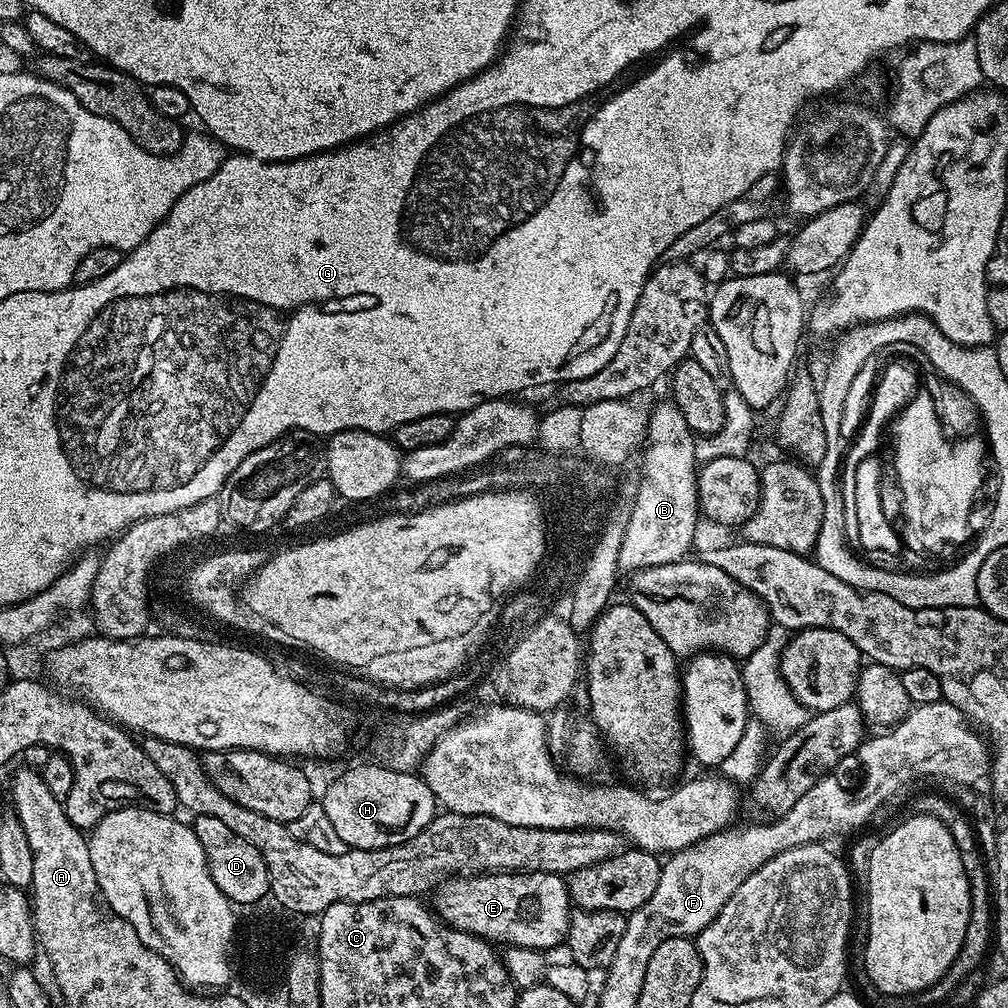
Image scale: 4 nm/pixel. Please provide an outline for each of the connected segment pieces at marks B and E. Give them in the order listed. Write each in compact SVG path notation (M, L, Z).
M664 398L661 404L650 408L646 440L640 482L635 485L635 496L630 501L625 537L618 554L620 572L624 574L685 559L696 536L696 519L699 521L702 516L696 489L697 437L671 399Z
M493 872L467 878L453 876L435 889L435 896L434 911L444 923L468 932L471 936L479 936L481 940L513 948L549 950L559 944L561 947L568 935L568 920L574 911L568 899L565 877L555 876L552 872Z

